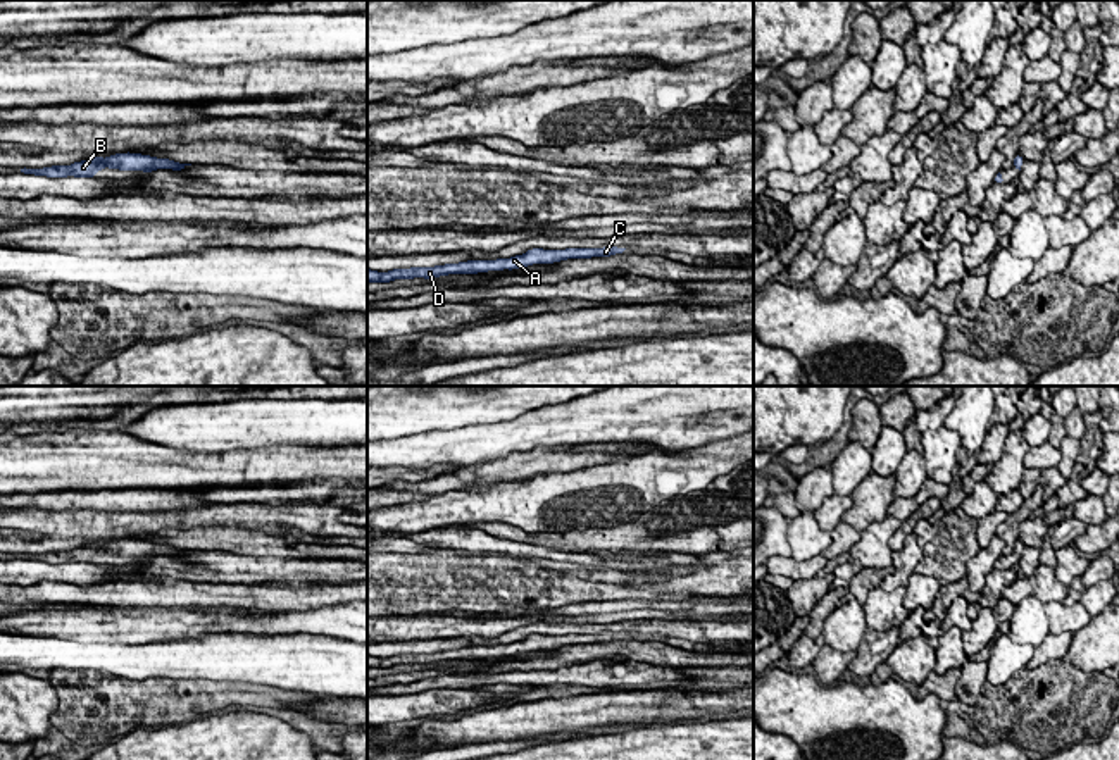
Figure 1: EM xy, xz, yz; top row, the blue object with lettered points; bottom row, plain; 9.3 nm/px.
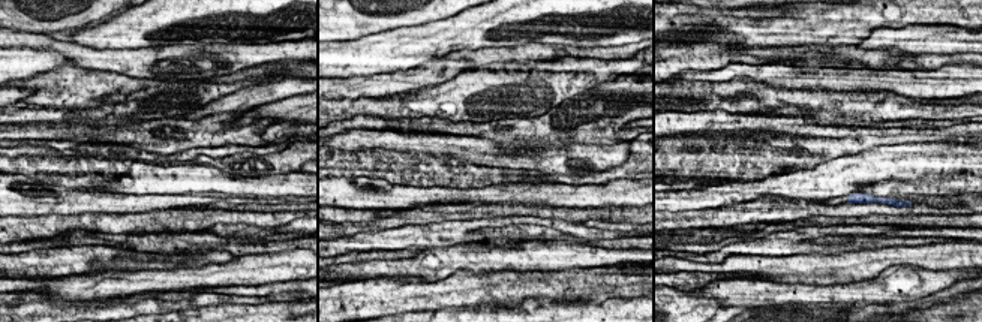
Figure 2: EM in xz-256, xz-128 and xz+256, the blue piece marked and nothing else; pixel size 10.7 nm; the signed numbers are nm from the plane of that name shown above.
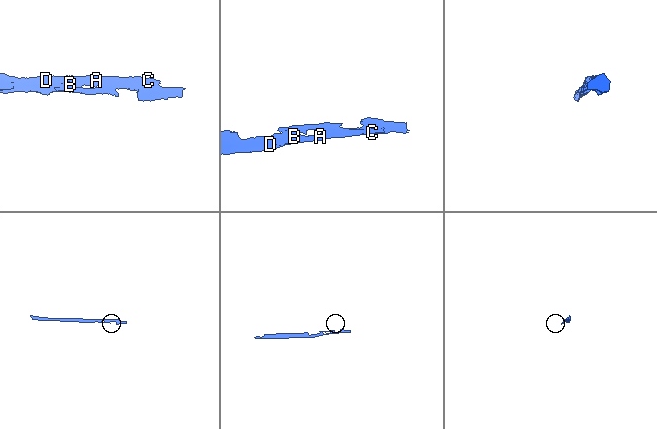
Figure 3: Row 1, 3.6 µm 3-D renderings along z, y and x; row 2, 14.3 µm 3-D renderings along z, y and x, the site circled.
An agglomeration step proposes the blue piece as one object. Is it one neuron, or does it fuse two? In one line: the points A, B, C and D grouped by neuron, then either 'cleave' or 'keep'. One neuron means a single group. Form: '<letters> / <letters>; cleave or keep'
A B C D; keep

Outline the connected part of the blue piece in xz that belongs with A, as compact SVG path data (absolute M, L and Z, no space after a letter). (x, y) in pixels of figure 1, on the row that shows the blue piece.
M603 246L603 248L566 248L566 250L543 250L531 248L522 255L497 260L467 260L459 264L445 264L434 267L410 267L410 269L393 269L388 272L378 272L367 269L367 283L390 283L395 279L414 279L414 277L440 277L448 274L478 274L488 271L514 271L519 267L528 267L533 264L553 264L567 259L591 259L591 257L610 257L622 253L626 248Z

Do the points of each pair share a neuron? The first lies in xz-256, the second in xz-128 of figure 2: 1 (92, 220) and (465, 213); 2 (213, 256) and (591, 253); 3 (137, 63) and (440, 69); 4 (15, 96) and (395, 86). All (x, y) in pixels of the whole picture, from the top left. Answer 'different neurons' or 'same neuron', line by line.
1: same neuron
2: same neuron
3: different neurons
4: same neuron

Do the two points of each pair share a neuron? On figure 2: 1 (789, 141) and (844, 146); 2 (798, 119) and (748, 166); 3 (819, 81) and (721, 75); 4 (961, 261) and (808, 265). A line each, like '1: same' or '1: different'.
1: same
2: different
3: same
4: same

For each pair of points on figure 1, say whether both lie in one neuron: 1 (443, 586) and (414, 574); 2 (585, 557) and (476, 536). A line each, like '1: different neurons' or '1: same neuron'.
1: same neuron
2: same neuron

